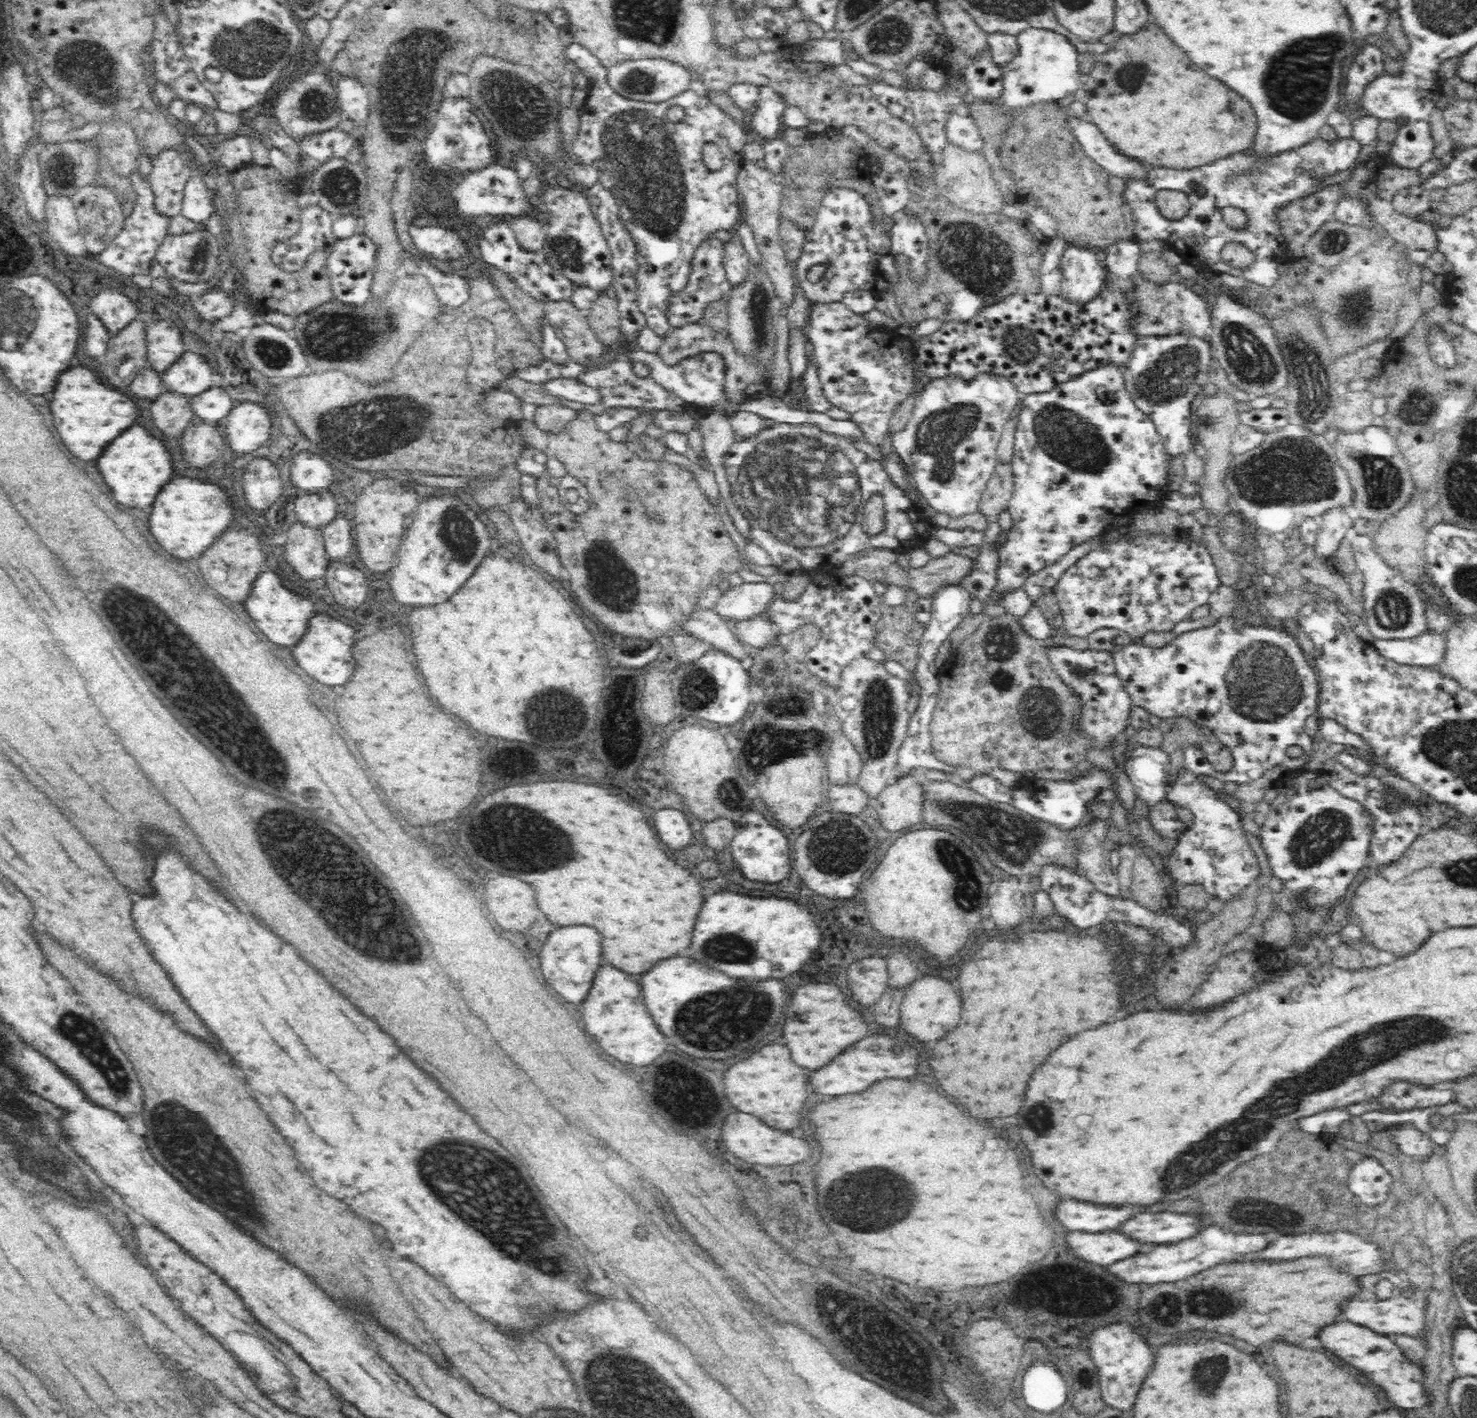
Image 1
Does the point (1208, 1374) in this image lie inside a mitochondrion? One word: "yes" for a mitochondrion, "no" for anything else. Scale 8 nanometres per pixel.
yes

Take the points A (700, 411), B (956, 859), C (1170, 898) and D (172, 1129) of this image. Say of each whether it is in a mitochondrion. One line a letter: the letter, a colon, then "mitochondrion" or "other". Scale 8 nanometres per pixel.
A: other
B: mitochondrion
C: other
D: mitochondrion

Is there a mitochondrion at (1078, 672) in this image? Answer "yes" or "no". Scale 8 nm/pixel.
yes

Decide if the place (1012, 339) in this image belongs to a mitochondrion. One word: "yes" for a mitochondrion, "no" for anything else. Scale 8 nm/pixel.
yes

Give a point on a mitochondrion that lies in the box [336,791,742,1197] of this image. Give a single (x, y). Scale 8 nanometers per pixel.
(519, 837)

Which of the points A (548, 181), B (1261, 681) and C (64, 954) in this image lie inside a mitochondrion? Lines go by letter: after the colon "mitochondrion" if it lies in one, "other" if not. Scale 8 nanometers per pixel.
A: other
B: mitochondrion
C: other

